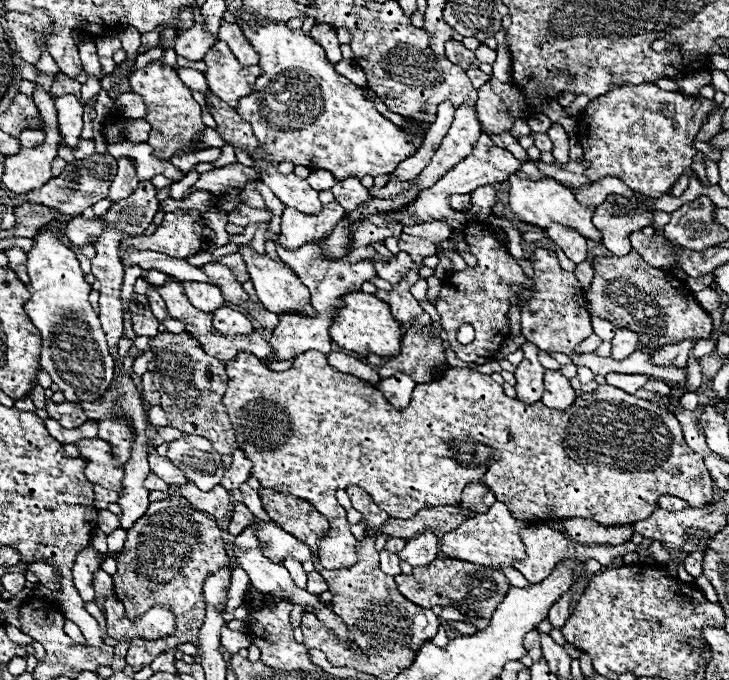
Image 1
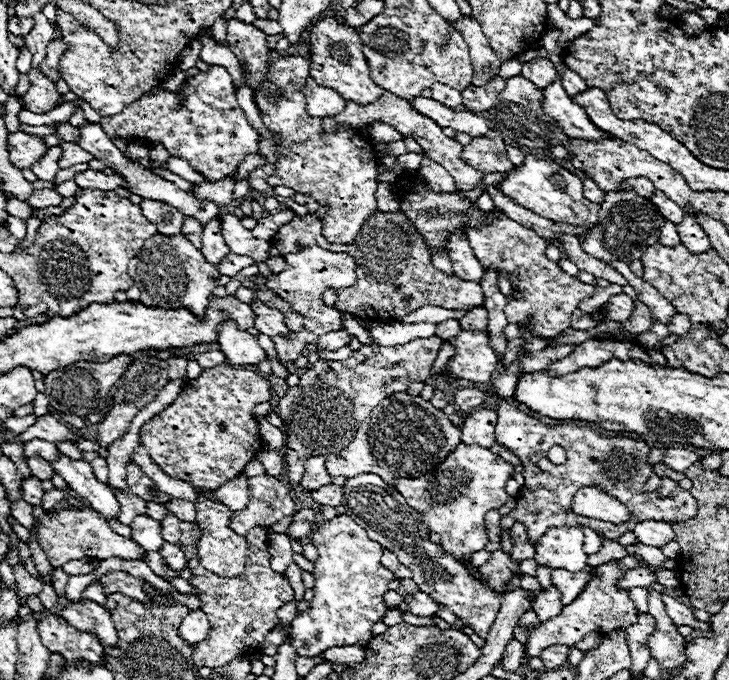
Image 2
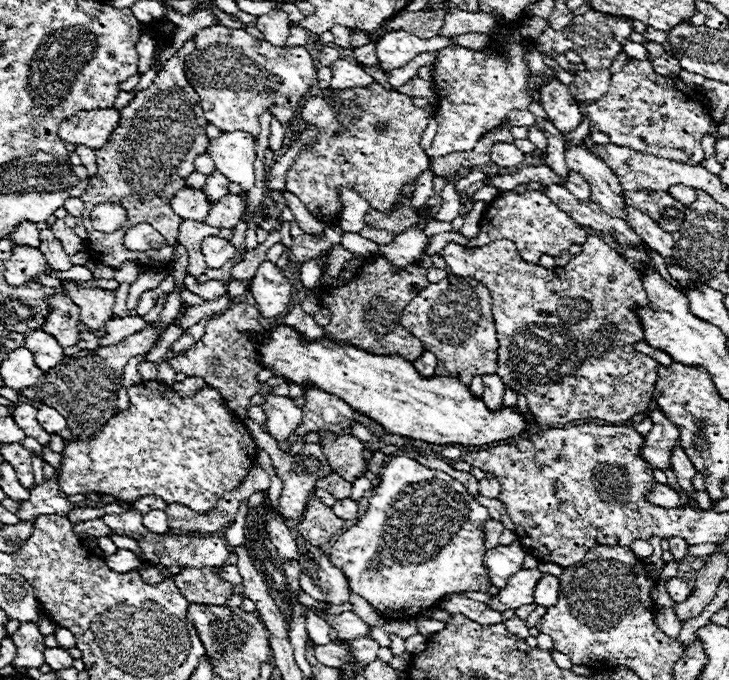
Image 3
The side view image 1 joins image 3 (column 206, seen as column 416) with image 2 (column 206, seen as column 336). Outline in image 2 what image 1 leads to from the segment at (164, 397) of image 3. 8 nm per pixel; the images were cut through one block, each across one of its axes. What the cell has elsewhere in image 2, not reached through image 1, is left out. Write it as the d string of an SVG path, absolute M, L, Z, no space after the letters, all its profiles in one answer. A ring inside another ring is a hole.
M228 364L214 366L192 380L194 388L184 388L180 396L160 414L150 418L140 428L140 444L148 450L152 460L176 480L184 480L198 490L216 490L224 482L240 476L244 466L254 460L262 450L262 438L258 432L258 420L254 416L254 406L270 400L270 384L262 376L250 370L236 370ZM200 500L196 502L196 522L200 526L200 542L198 542L198 560L200 564L214 572L216 576L224 576L224 578L232 578L244 572L244 564L246 564L246 548L248 542L244 536L238 536L236 532L230 532L228 522L230 520L230 510L224 504L218 502L210 502L210 500Z

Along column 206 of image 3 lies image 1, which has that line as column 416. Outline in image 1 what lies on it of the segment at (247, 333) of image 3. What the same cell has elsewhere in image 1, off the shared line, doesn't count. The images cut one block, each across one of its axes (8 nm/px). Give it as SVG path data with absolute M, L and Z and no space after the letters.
M428 324L424 328L410 326L404 334L402 352L378 368L378 374L380 378L390 378L402 372L408 374L416 384L428 384L438 380L444 370L448 370L448 362L444 358L442 340Z

